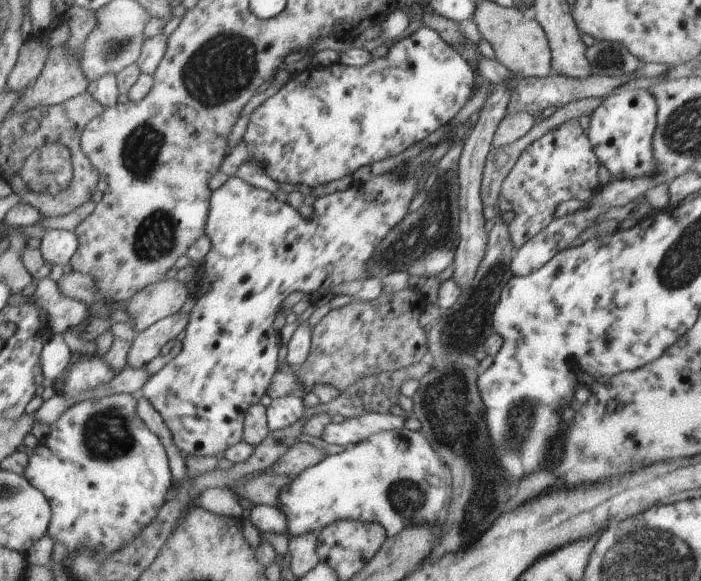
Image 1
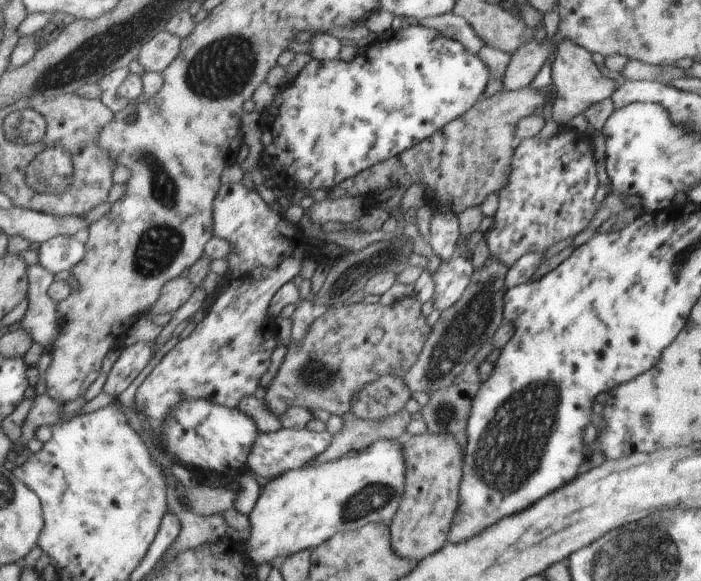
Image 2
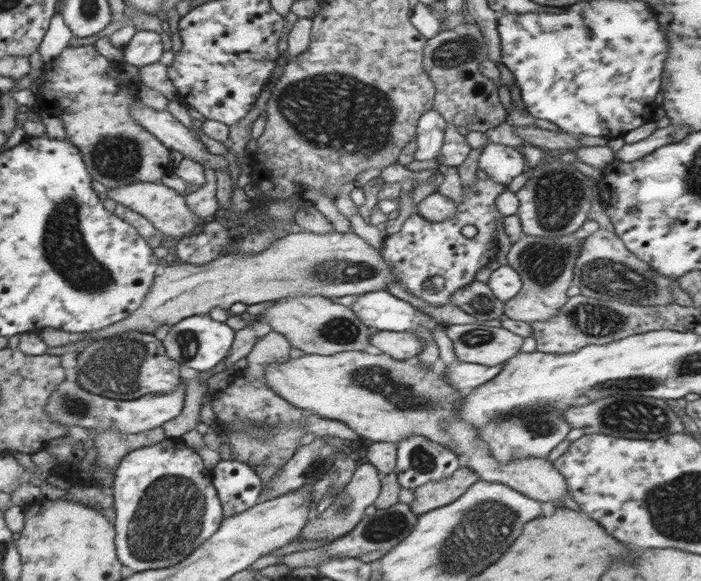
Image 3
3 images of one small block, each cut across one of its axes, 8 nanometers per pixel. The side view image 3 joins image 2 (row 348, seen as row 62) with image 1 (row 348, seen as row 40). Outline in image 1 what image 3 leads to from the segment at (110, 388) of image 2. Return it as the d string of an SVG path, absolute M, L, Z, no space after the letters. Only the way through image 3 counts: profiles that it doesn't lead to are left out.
M177 313L137 333L127 354L126 366L143 369L153 358L162 355L161 350L171 340L176 340L186 330L189 321L190 313Z

